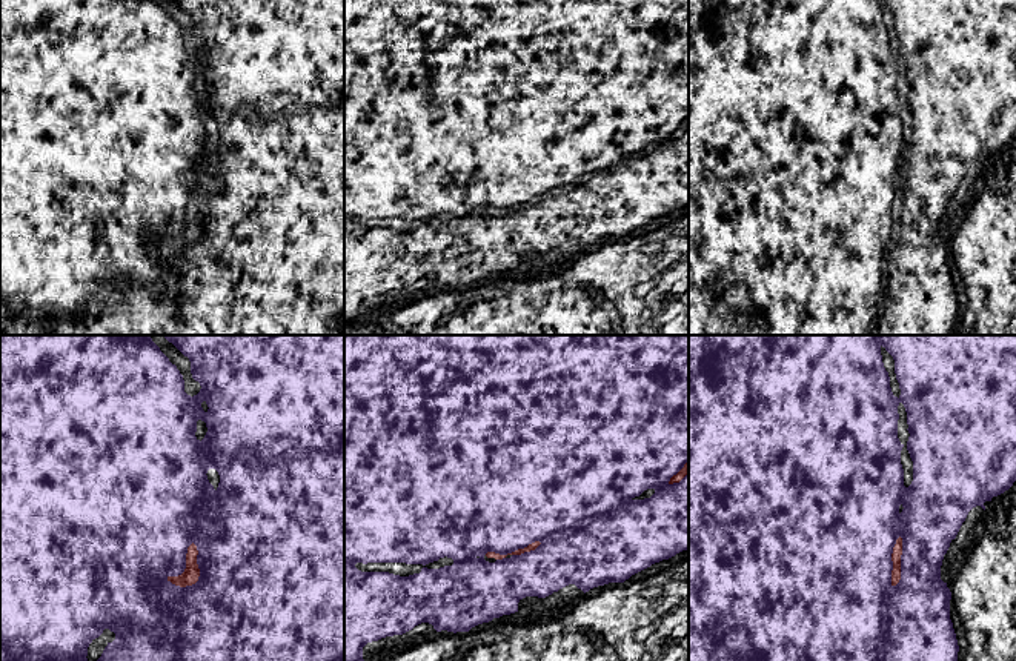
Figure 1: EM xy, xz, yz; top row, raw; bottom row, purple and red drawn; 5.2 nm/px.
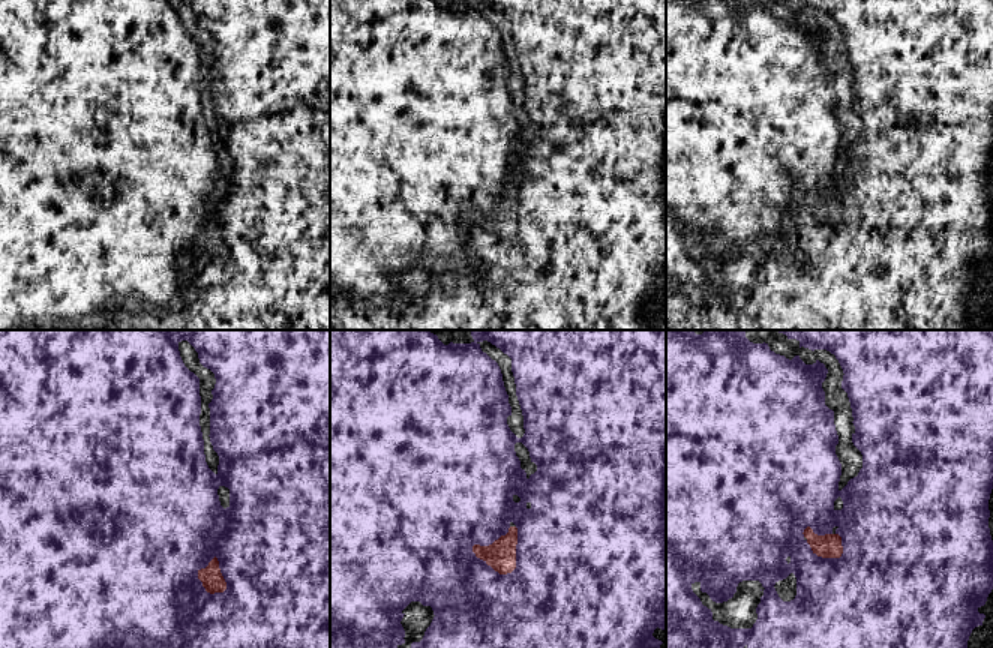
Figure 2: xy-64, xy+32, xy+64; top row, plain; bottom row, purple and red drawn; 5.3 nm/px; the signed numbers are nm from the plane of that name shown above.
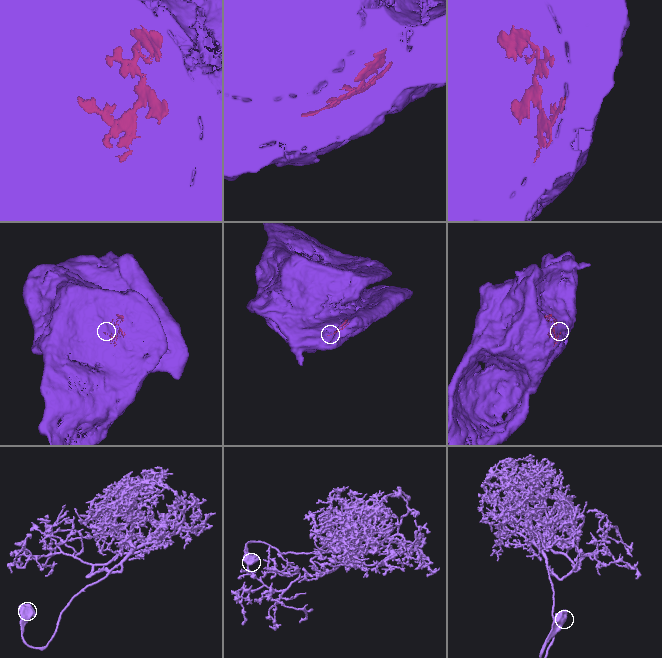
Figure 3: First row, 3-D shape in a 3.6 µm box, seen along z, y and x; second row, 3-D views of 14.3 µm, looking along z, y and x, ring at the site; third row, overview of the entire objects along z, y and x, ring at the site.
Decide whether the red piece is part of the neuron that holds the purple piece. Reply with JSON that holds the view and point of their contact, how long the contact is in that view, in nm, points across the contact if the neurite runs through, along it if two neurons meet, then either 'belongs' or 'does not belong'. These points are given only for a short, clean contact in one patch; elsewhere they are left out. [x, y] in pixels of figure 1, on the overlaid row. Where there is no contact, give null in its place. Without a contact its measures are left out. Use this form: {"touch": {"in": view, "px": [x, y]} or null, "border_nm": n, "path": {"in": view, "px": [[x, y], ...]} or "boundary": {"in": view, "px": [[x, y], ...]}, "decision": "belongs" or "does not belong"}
{"touch": {"in": "xy", "px": [199, 567]}, "border_nm": 260, "decision": "belongs"}

